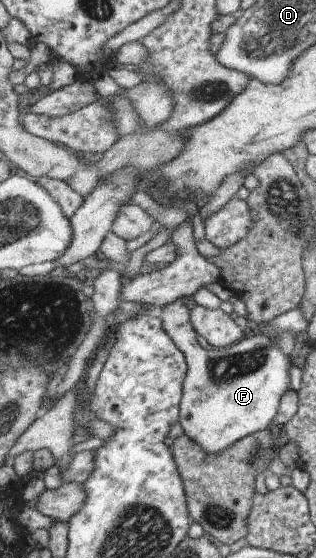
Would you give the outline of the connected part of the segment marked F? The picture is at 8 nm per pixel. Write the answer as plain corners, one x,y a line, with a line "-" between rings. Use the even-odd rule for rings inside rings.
182,299
163,305
160,318
165,331
188,357
188,377
184,381
180,422
185,435
208,455
219,456
232,447
233,443
235,444
256,432
266,430
278,411
280,397
289,389
288,366
293,364
290,361
290,354
286,353
285,349
272,337
263,335
254,337
248,335
225,348
203,349
196,340
189,309

